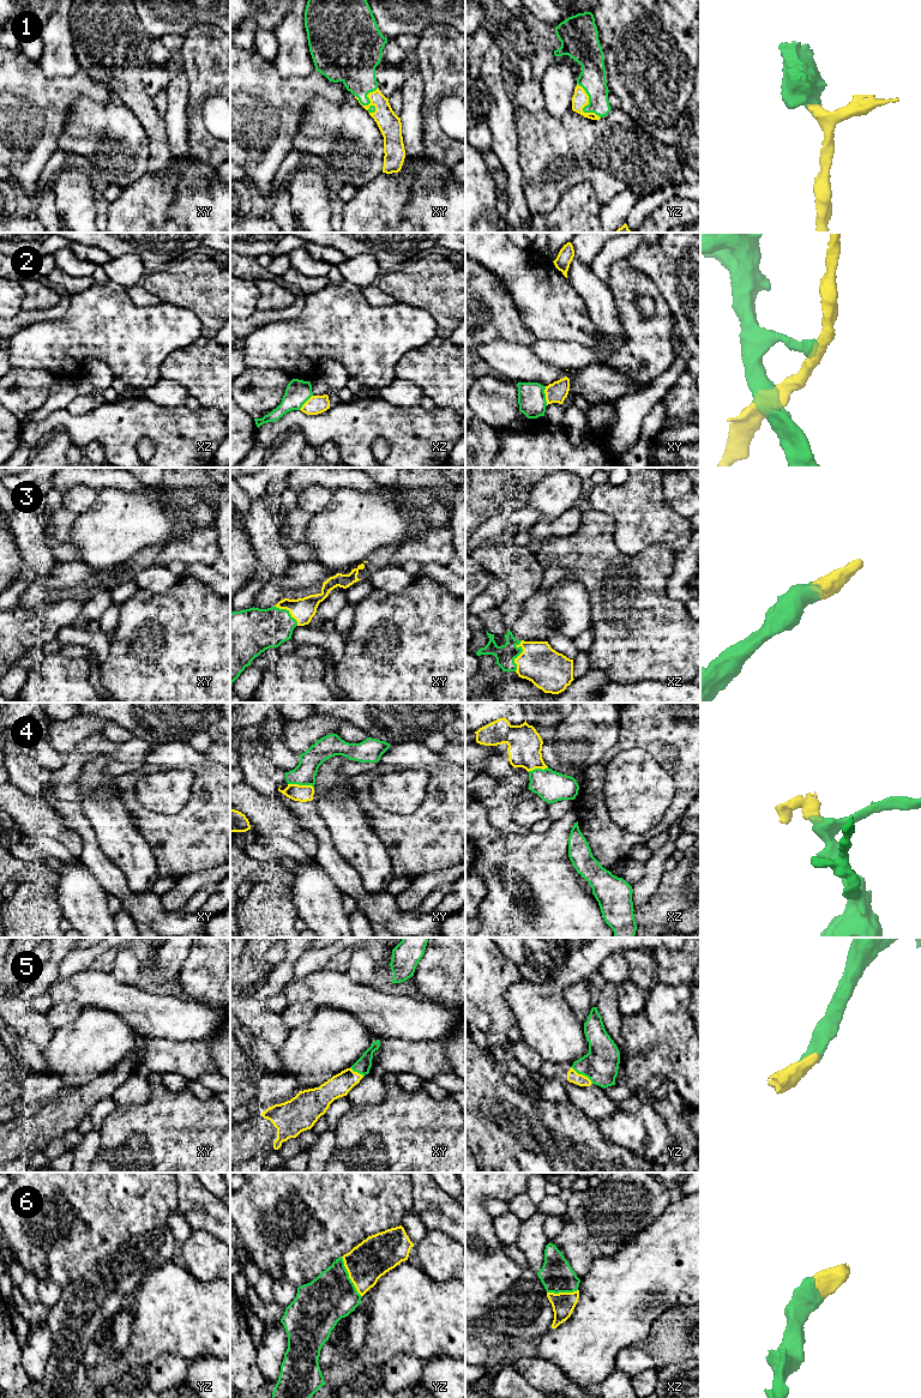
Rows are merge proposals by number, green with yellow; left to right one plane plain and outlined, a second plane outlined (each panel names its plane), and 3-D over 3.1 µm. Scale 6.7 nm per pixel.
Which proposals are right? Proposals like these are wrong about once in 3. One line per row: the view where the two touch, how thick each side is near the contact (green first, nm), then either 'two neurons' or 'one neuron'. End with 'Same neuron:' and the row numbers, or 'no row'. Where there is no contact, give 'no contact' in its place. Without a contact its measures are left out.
1: contact in xy; calibres 280 and 150 nm; one neuron
2: contact in xy; calibres 190 and 140 nm; two neurons
3: contact in xz; calibres 140 and 280 nm; one neuron
4: contact in xy; calibres 150 and 110 nm; one neuron
5: contact in yz; calibres 240 and 80 nm; one neuron
6: contact in yz; calibres 320 and 260 nm; one neuron
Same neuron: 1, 3, 4, 5, 6

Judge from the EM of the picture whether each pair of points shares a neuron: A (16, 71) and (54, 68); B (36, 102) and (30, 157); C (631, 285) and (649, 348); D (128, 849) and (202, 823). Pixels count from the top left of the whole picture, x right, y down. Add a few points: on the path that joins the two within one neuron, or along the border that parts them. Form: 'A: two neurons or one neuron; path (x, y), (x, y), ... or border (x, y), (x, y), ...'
A: two neurons; border (37, 61), (42, 72), (48, 78), (68, 77)
B: one neuron; path (35, 115), (35, 144)
C: one neuron; path (628, 301), (628, 314), (640, 332)
D: two neurons; border (132, 818), (137, 830), (149, 845), (157, 868)

